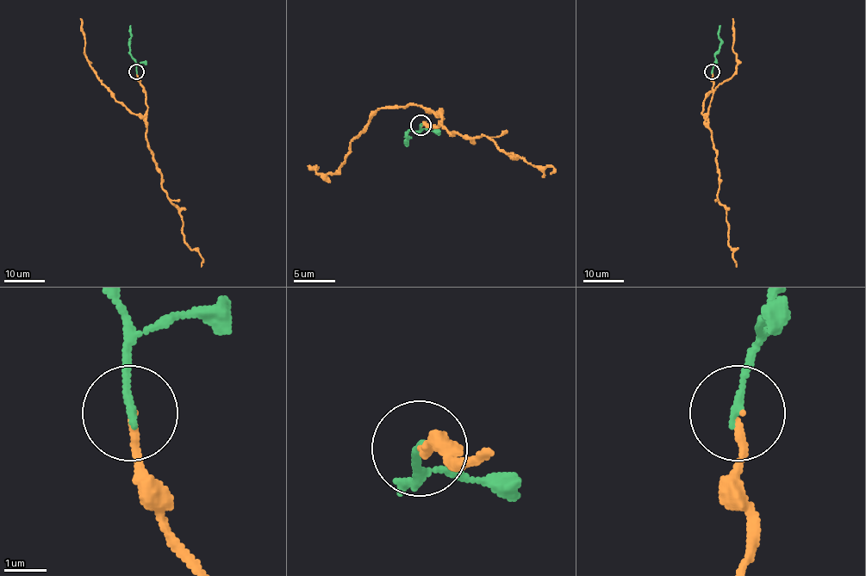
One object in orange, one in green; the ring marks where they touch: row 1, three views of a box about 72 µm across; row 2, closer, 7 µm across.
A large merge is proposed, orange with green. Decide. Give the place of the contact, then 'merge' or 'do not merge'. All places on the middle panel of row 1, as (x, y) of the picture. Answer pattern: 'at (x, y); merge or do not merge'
at (420, 125); merge

